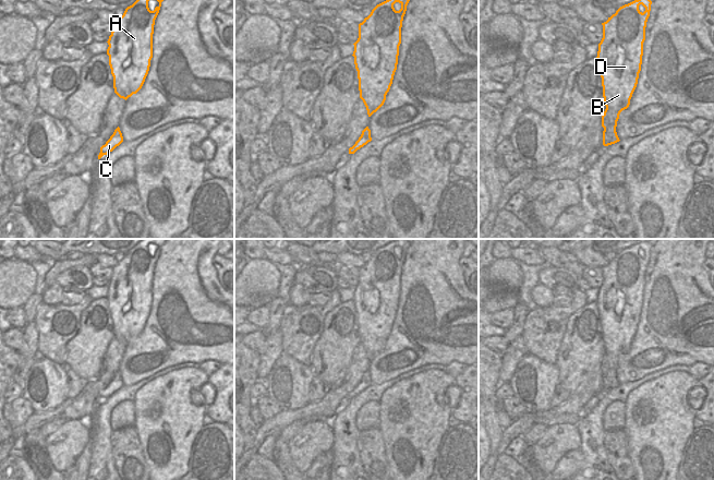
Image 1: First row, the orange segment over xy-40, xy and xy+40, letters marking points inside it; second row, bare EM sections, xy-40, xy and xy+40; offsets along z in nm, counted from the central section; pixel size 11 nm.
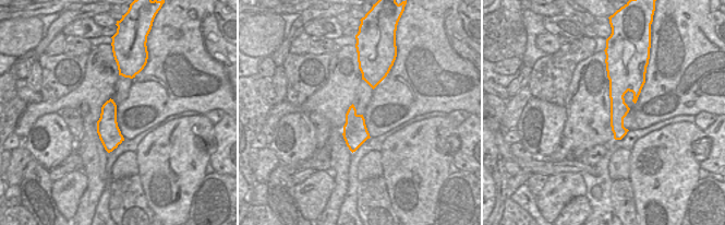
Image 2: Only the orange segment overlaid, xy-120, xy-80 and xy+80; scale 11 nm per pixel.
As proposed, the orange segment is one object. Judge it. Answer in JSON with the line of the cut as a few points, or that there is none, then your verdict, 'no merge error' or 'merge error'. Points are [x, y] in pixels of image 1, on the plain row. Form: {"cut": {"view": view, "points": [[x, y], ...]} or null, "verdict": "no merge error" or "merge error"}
{"cut": {"view": "xy", "points": [[367, 371], [362, 376]]}, "verdict": "merge error"}

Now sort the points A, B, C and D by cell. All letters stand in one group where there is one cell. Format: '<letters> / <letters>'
A B D / C

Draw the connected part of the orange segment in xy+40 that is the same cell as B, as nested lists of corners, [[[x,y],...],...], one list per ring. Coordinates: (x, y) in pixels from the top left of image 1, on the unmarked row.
[[[640,242],[620,251],[603,269],[603,283],[598,288],[597,307],[602,322],[603,341],[606,353],[602,360],[603,386],[607,389],[619,386],[616,376],[617,365],[622,355],[630,349],[641,315],[645,272],[652,245]]]

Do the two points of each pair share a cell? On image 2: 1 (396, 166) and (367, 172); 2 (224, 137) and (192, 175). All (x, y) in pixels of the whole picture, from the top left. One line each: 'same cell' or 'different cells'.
1: different cells
2: different cells

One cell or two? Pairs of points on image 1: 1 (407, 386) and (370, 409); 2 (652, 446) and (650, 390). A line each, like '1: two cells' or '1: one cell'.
1: two cells
2: one cell

